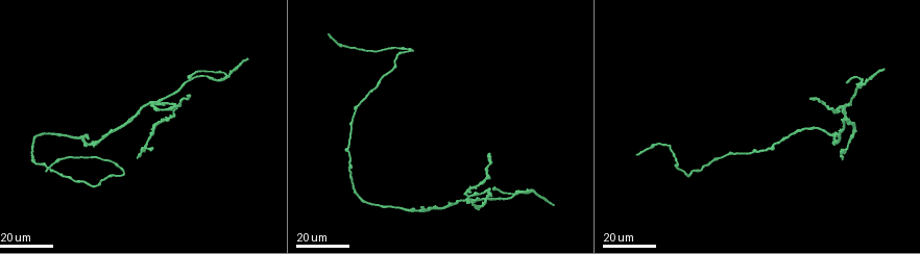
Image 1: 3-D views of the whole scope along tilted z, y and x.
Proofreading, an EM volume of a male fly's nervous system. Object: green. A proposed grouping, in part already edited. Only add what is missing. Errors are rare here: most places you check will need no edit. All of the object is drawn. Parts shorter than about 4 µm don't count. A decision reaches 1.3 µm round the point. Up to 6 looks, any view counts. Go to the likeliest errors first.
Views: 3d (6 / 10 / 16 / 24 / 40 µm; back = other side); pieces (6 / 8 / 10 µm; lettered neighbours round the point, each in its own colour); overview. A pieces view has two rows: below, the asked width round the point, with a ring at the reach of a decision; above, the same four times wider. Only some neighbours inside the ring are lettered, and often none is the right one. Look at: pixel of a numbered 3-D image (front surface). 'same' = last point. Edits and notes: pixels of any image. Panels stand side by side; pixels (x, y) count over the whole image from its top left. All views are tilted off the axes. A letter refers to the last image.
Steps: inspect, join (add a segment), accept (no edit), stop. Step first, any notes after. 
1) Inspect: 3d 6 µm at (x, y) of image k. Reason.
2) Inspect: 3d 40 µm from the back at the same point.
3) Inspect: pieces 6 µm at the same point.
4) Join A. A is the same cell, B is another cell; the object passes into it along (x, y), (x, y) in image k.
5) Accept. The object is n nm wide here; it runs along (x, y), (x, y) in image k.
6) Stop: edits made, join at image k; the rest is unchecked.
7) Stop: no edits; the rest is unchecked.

Inspect: 3d 24 µm at (882, 70) of image 1. Free end.

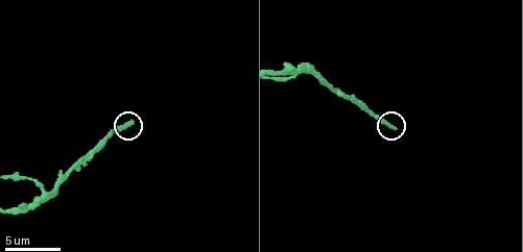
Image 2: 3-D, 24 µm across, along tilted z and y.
Inspect: 3d 10 µm at (132, 123) of image 2.

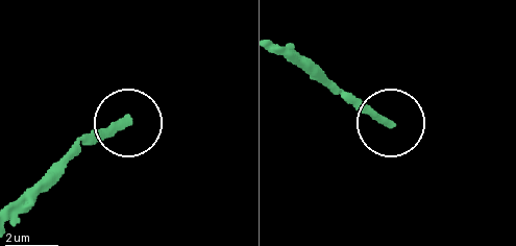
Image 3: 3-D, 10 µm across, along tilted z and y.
Inspect: pieces 10 µm at (391, 122) of image 3.

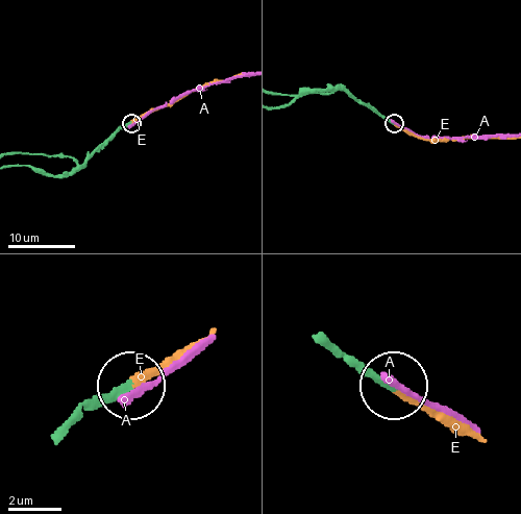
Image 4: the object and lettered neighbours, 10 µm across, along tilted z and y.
Join E. E is the same cell, A is another cell; the object passes into it along (72, 426), (84, 410), (202, 349) in image 4; it goes on there.

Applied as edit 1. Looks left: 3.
Inspect: 3d 16 µm at (45, 172) of image 1. Branch stops here.

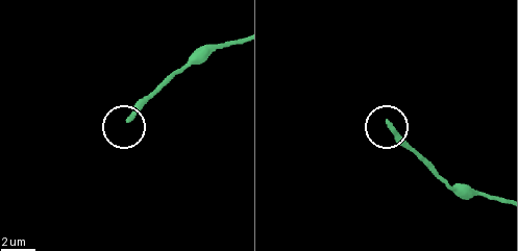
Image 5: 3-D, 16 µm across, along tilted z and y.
Inspect: pieces 6 µm at (128, 119) of image 5.

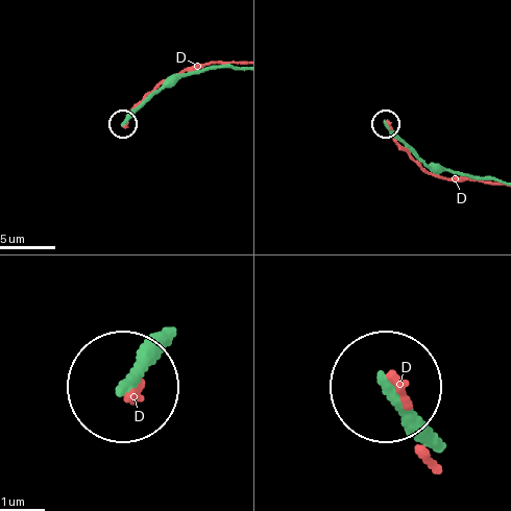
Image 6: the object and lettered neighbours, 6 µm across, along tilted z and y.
Accept. D is another cell; it runs along (499, 180), (431, 171), (386, 125) in image 6; no lettered segment goes on from it.

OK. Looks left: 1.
Stop: edits made, join at image 4; the rest is unchecked.

